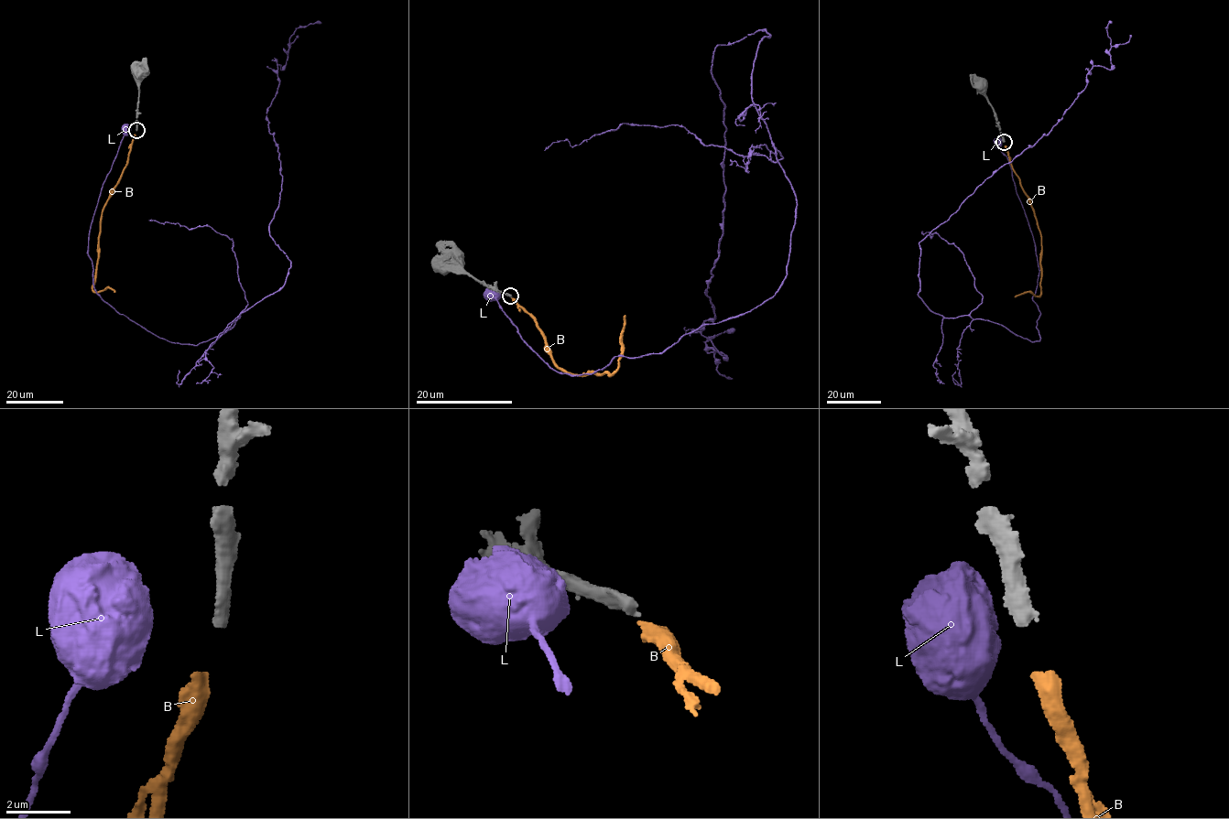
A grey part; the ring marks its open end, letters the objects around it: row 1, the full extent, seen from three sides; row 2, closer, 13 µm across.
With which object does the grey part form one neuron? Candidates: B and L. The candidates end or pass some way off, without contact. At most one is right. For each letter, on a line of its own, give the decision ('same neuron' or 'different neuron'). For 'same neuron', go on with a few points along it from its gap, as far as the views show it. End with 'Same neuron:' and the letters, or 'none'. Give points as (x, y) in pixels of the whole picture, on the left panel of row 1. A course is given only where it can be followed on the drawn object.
B: same neuron; it runs (135, 134), (128, 162), (103, 209), (99, 235), (96, 276), (92, 289), (97, 291), (110, 287), (114, 292)
L: different neuron
Same neuron: B

